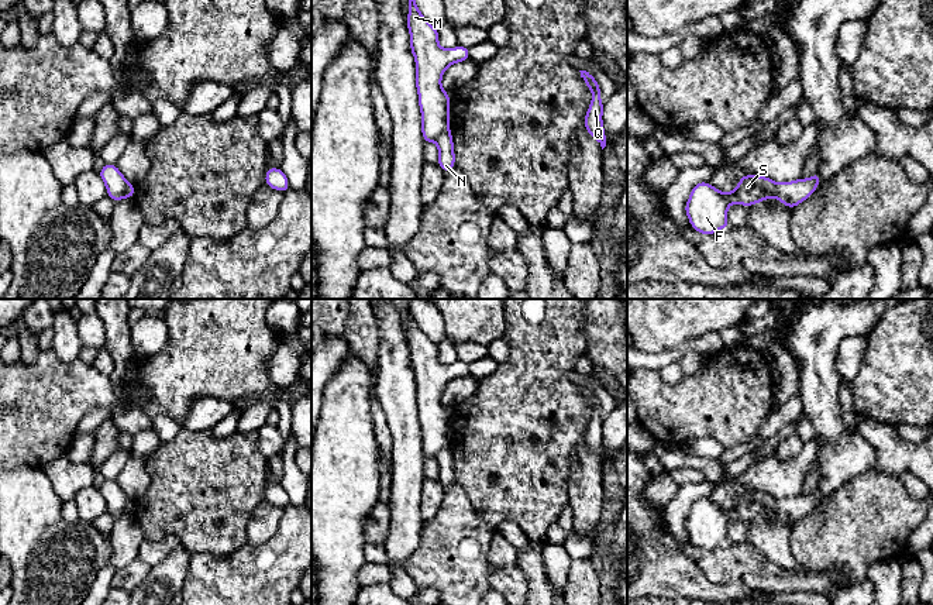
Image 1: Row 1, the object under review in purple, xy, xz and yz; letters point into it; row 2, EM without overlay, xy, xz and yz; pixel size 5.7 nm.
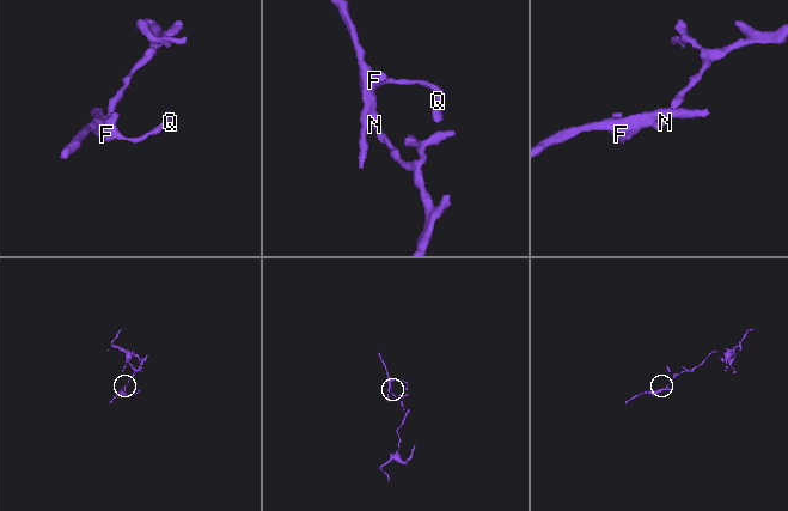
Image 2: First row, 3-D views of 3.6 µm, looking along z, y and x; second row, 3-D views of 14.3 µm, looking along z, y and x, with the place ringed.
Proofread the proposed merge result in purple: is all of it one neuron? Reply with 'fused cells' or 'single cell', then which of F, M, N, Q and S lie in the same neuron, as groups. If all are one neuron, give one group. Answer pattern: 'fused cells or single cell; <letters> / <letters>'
fused cells; F M Q S / N

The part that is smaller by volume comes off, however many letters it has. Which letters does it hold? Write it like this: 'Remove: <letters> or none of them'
Remove: F, M, Q, S

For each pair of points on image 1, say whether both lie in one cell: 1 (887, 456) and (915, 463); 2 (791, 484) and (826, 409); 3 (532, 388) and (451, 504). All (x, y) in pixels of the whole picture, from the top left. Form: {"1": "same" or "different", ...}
{"1": "same", "2": "different", "3": "different"}

